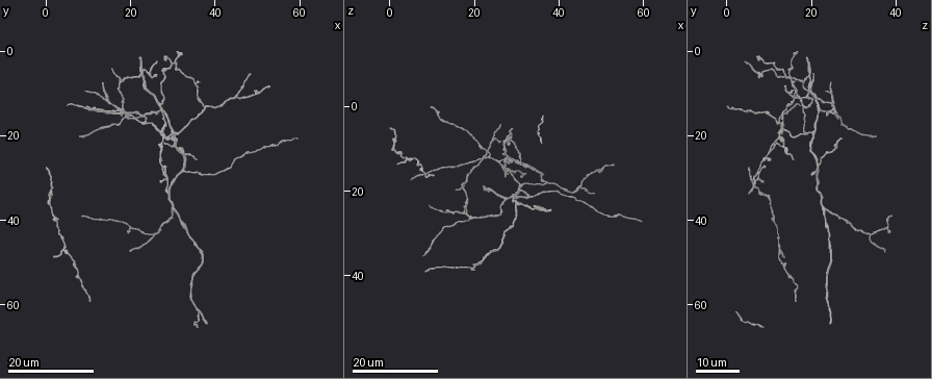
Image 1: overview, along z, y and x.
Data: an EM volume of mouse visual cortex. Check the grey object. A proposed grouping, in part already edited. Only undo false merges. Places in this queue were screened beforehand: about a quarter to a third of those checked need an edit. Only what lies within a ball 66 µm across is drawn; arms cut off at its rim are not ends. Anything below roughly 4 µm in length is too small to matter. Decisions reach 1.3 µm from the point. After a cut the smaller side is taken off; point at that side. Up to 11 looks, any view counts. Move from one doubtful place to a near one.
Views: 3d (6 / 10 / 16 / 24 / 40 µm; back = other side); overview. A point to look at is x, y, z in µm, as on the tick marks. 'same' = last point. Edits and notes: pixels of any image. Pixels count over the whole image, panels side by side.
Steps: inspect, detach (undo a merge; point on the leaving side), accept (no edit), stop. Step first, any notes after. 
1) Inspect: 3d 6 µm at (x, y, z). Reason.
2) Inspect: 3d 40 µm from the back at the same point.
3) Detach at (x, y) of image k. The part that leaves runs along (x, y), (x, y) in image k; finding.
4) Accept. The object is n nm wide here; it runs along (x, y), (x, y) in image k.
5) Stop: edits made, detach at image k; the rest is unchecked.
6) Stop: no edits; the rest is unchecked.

Inspect: 3d 24 µm at (25.5, 43.5, 34.0).

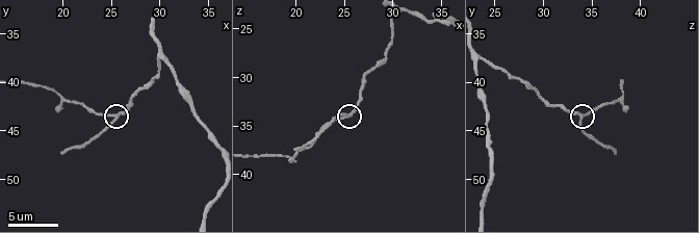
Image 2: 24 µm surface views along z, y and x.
Inspect: 3d 6 µm at (25.4, 43.6, 34.0). Zoom in.

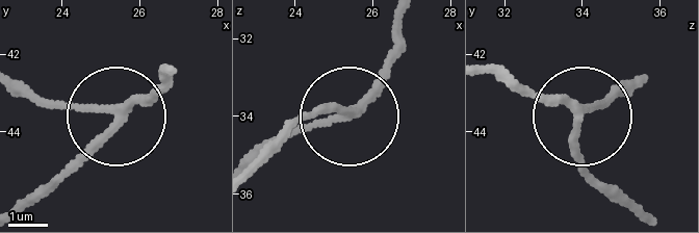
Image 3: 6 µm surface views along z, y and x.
Accept. The object is 200 nm wide here; it runs along (169, 68), (52, 184) in image 3; all the same cell.

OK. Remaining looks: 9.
Inspect: 3d 24 µm at (30.5, 37.5, 22.5).

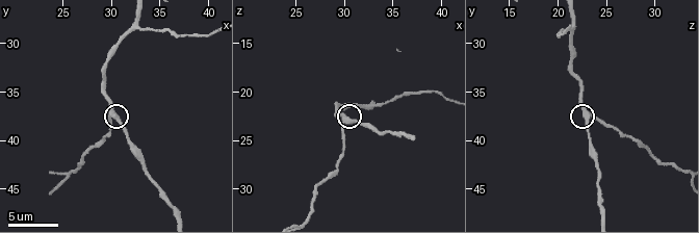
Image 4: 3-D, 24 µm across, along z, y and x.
Inspect: 3d 10 µm at (30.0, 37.4, 23.2).

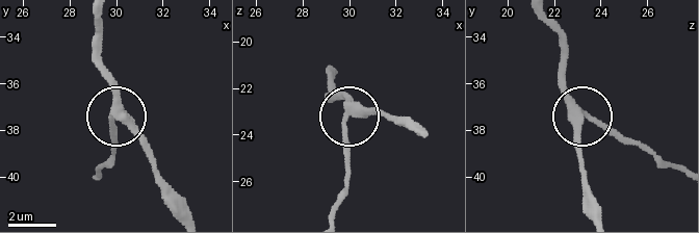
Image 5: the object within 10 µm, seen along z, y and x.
Accept. It runs along (100, 17), (100, 65), (112, 88), (112, 147) in image 5; one cell here.

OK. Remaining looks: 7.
Inspect: 3d 10 µm at (22.0, 42.2, 36.2). Thick turns thin.

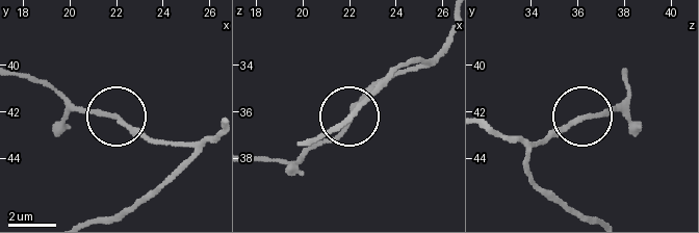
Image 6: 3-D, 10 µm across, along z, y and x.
Inspect: 3d 6 µm at (22.1, 42.2, 36.3).

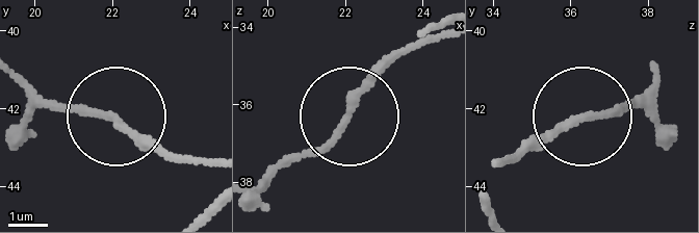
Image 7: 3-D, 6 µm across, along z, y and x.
Accept. The object is 180 nm wide here; it runs along (440, 32), (410, 49), (331, 138), (264, 184) in image 7; one cell here.

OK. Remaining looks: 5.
Inspect: 3d 16 µm at (33.0, 28.0, 21.5). Thin arm on a thick one.

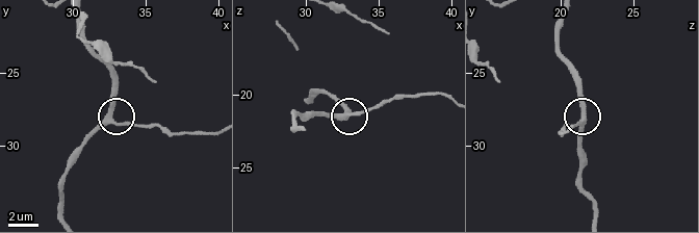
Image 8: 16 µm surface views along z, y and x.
Inspect: 3d 10 µm at the same point.

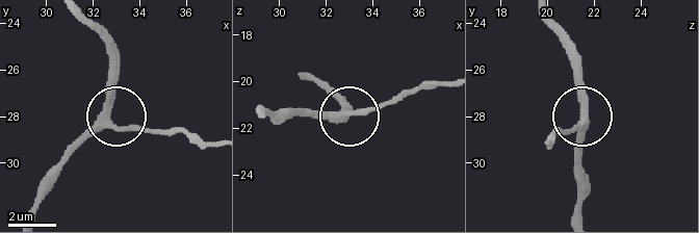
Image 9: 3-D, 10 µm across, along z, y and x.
Accept. 3 arms meet here; one cell here.

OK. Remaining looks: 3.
Inspect: 3d 24 µm at (27.0, 14.0, 22.5).

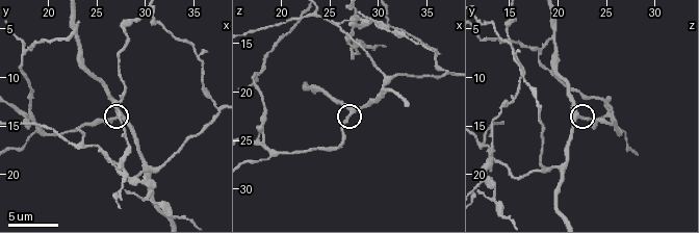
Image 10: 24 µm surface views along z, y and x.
Inspect: 3d 6 µm at (27.0, 14.0, 22.4).

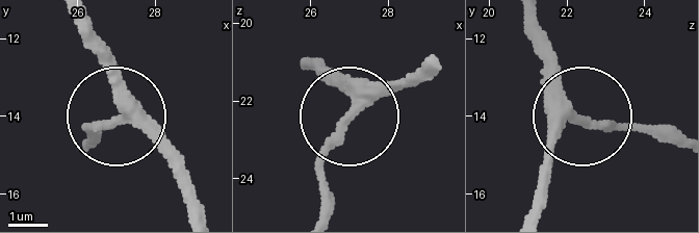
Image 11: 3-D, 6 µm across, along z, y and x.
Accept. 3 arms meet here; it runs along (534, 213), (544, 154), (570, 121), (541, 37) in image 11; continuous, no second cell.

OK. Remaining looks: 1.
Stop: no edits; the rest is unchecked.

